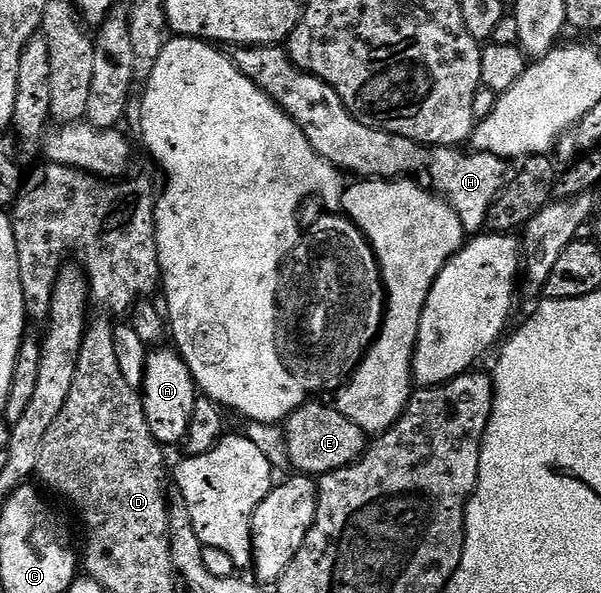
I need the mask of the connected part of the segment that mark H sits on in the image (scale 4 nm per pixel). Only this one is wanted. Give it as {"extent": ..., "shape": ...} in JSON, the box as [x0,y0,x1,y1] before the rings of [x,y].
{"extent":[232,45,508,235],"shape":[[[247,45],[233,50],[232,60],[234,66],[241,71],[264,95],[268,95],[279,105],[281,109],[304,131],[308,143],[318,152],[323,161],[329,163],[335,170],[347,169],[358,179],[413,179],[423,189],[433,190],[439,197],[445,197],[446,201],[456,211],[456,215],[462,224],[462,230],[468,235],[478,235],[486,229],[486,219],[492,203],[500,195],[502,186],[508,180],[506,173],[507,158],[497,157],[491,153],[461,153],[458,147],[431,147],[421,145],[418,141],[404,139],[404,135],[389,133],[376,127],[368,127],[360,123],[348,111],[348,107],[336,95],[336,91],[328,83],[310,73],[303,73],[290,58],[285,48],[277,45]]]}

